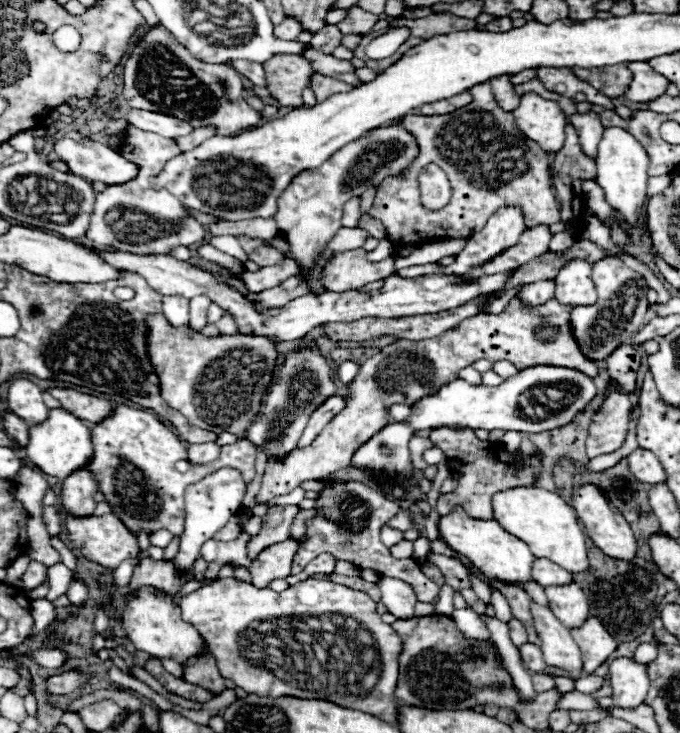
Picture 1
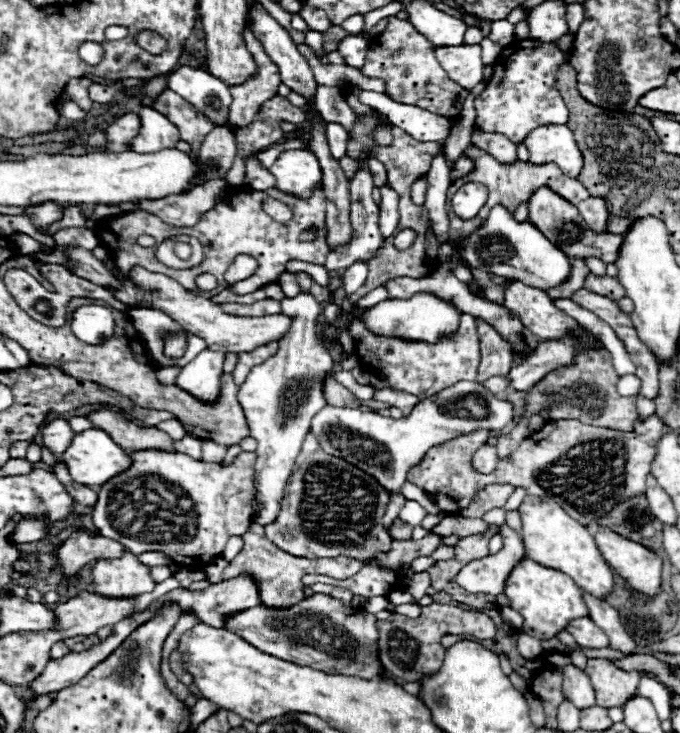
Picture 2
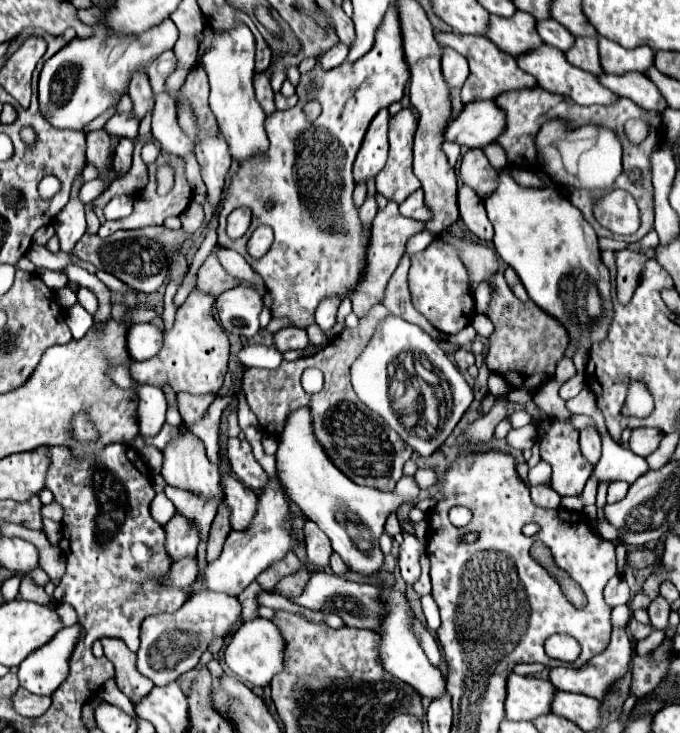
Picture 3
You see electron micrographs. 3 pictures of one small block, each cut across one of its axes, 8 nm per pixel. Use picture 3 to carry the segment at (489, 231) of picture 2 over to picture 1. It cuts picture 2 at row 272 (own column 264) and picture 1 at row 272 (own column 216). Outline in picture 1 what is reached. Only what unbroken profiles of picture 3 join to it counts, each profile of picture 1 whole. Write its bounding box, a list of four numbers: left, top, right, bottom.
[554,258,596,306]

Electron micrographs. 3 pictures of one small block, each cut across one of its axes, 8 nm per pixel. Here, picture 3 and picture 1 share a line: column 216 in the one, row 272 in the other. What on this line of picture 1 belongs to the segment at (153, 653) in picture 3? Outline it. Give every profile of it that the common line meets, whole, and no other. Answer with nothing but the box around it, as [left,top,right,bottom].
[570,258,648,362]

